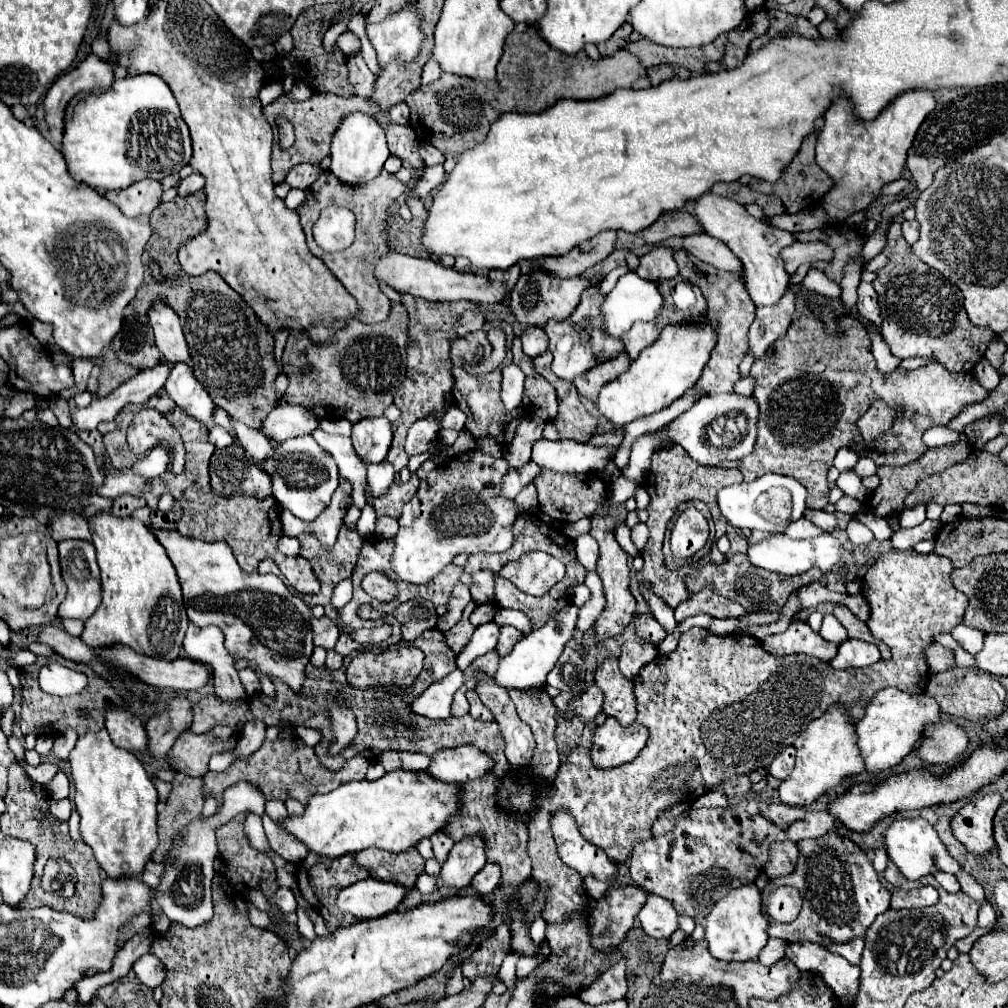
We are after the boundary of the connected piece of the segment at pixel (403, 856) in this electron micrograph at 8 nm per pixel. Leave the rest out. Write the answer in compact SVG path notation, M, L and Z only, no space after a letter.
M412 847L404 853L390 853L382 849L364 849L356 853L356 863L370 871L374 879L402 883L406 887L416 885L416 877L424 871L422 855Z

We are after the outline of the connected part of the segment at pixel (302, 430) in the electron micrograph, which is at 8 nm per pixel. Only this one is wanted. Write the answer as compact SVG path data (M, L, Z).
M280 403L262 425L264 435L274 437L276 441L286 441L292 437L302 437L318 429L318 417L312 409L304 409L300 405Z

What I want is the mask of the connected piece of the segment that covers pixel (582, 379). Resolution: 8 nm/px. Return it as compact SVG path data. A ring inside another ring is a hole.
M622 353L622 355L618 355L614 361L608 361L608 363L604 363L604 365L598 365L598 367L590 369L588 373L580 375L580 377L574 381L574 385L576 385L576 389L578 389L578 393L580 393L582 397L586 397L588 401L596 403L600 389L602 389L606 383L610 383L610 381L614 381L616 377L620 377L624 371L628 371L628 367L630 367L630 359L628 359L628 355Z

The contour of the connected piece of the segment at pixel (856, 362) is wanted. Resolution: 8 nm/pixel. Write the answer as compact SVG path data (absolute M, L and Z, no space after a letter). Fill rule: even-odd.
M800 315L792 321L790 329L786 331L784 337L776 339L768 351L754 361L750 369L750 377L754 377L754 391L752 397L758 403L758 439L752 455L742 459L742 475L744 481L754 481L766 473L778 473L778 475L788 475L800 481L800 485L806 487L808 497L806 505L810 509L824 509L828 505L828 483L826 475L828 469L832 467L832 461L838 453L838 449L848 447L858 453L858 457L870 457L876 465L892 465L892 467L902 467L918 457L922 457L928 447L922 441L922 433L934 425L948 425L956 413L960 413L966 405L980 403L988 395L988 391L980 389L978 381L974 375L968 373L952 373L940 363L932 363L928 367L916 369L916 371L906 371L902 367L896 367L892 373L880 373L876 367L876 359L870 353L870 339L864 331L864 327L850 319L844 317L844 325L848 325L848 337L840 341L840 337L828 337L820 325L816 325L816 319L810 315ZM882 399L896 411L896 419L892 427L880 435L878 439L866 441L860 431L856 421L870 409L870 405Z

